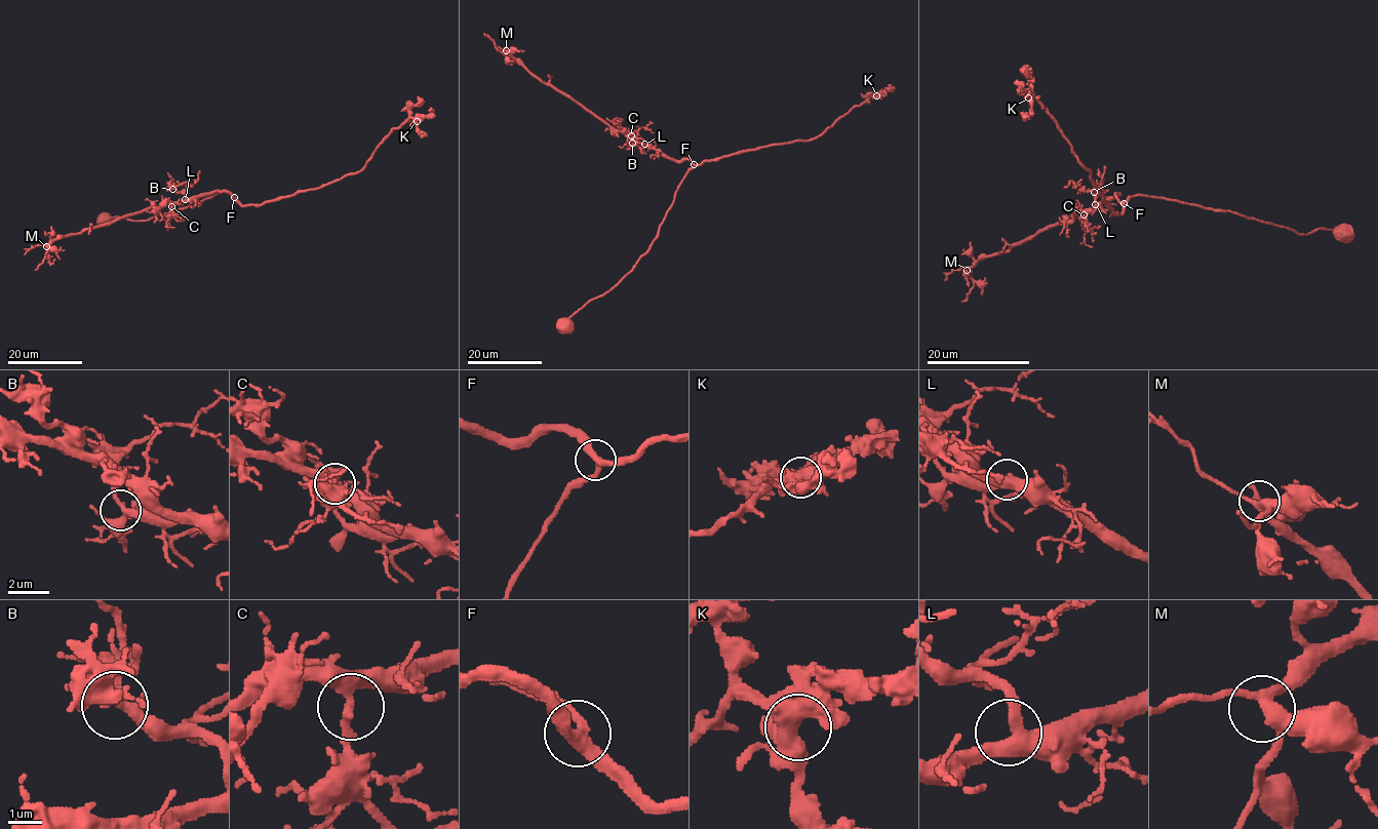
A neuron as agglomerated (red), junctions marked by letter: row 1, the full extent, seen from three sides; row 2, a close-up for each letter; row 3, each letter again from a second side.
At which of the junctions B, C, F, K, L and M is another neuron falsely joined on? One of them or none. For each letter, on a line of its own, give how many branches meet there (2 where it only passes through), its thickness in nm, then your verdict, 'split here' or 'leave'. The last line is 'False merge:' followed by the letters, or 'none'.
B: 3 branches meet; 280 nm thick; leave
C: 3 branches meet; 280 nm thick; leave
F: 3 branches meet; 320 nm thick; leave
K: 5 branches meet; 550 nm thick; leave
L: 3 branches meet; 380 nm thick; leave
M: 4 branches meet; 320 nm thick; leave
False merge: none

